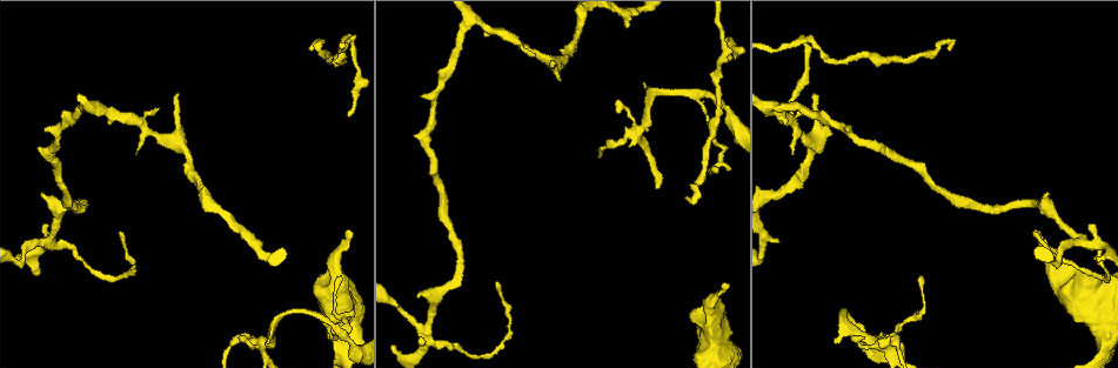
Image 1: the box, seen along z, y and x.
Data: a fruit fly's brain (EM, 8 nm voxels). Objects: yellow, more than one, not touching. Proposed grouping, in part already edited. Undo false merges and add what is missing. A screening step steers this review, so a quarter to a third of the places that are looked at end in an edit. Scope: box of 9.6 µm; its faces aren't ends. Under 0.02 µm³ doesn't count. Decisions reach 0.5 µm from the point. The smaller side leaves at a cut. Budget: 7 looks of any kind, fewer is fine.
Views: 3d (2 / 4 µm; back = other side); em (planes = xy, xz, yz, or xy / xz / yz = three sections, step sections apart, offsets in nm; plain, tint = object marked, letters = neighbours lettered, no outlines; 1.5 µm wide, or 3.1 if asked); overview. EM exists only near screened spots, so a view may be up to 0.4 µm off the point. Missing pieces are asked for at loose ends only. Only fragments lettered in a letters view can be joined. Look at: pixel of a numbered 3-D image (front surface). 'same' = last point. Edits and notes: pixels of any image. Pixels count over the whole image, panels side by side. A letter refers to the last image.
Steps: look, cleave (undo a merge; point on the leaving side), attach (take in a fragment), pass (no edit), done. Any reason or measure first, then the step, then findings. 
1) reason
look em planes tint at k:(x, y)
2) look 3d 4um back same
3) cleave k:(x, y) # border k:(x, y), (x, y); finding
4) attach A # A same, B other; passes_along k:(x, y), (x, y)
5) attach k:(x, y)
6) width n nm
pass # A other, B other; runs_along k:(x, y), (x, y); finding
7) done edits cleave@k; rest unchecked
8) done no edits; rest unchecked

tapers out
look em xz step 8 letters at 1:(792, 151)

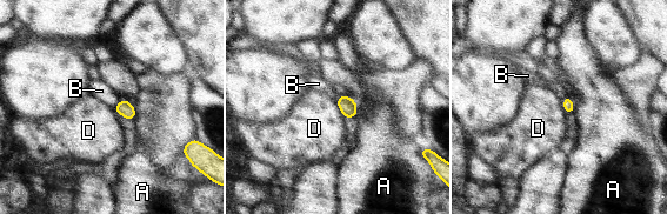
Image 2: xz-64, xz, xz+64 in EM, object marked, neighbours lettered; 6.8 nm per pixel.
pass # A other, B other, D other; border 2:(567, 95), (572, 101), (573, 112); no lettered fragment goes on from it

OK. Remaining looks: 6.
free end
look 3d 2um at 1:(644, 85)

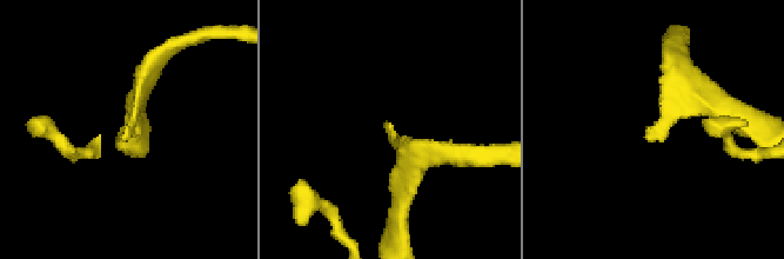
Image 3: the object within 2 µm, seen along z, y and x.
need the tissue
look em xz step 8 letters at 3:(390, 127)

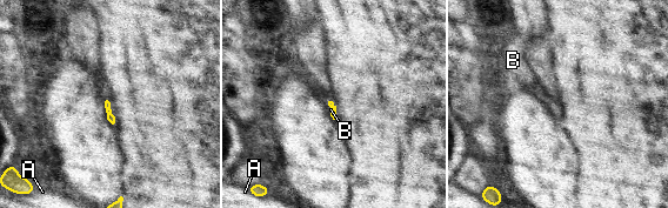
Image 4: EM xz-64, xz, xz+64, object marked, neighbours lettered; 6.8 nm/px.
look em planes letters same

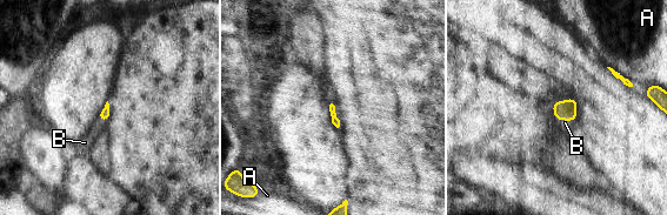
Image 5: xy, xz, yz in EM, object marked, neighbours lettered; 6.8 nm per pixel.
attach B # A other, B same; passes_along 5:(105, 114), (101, 120), (85, 142); it goes on there

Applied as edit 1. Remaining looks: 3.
done edits attach@5; rest unchecked

